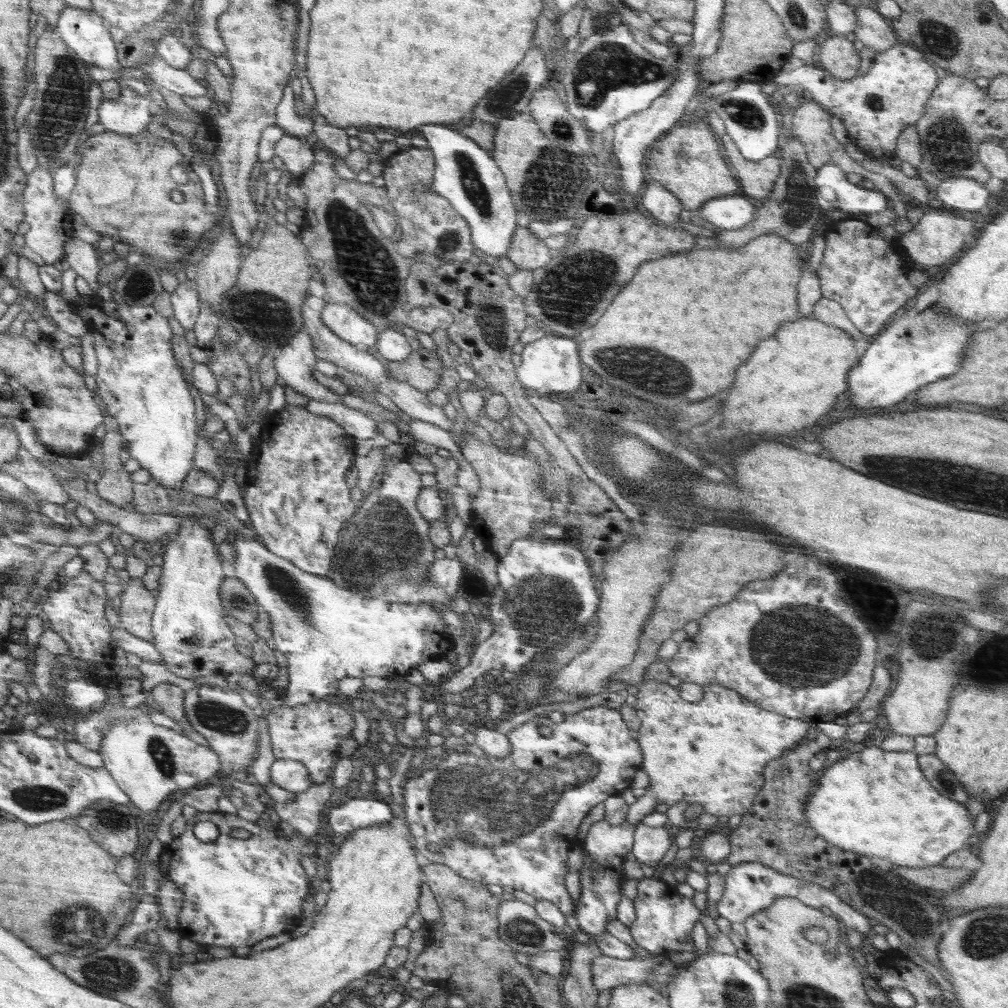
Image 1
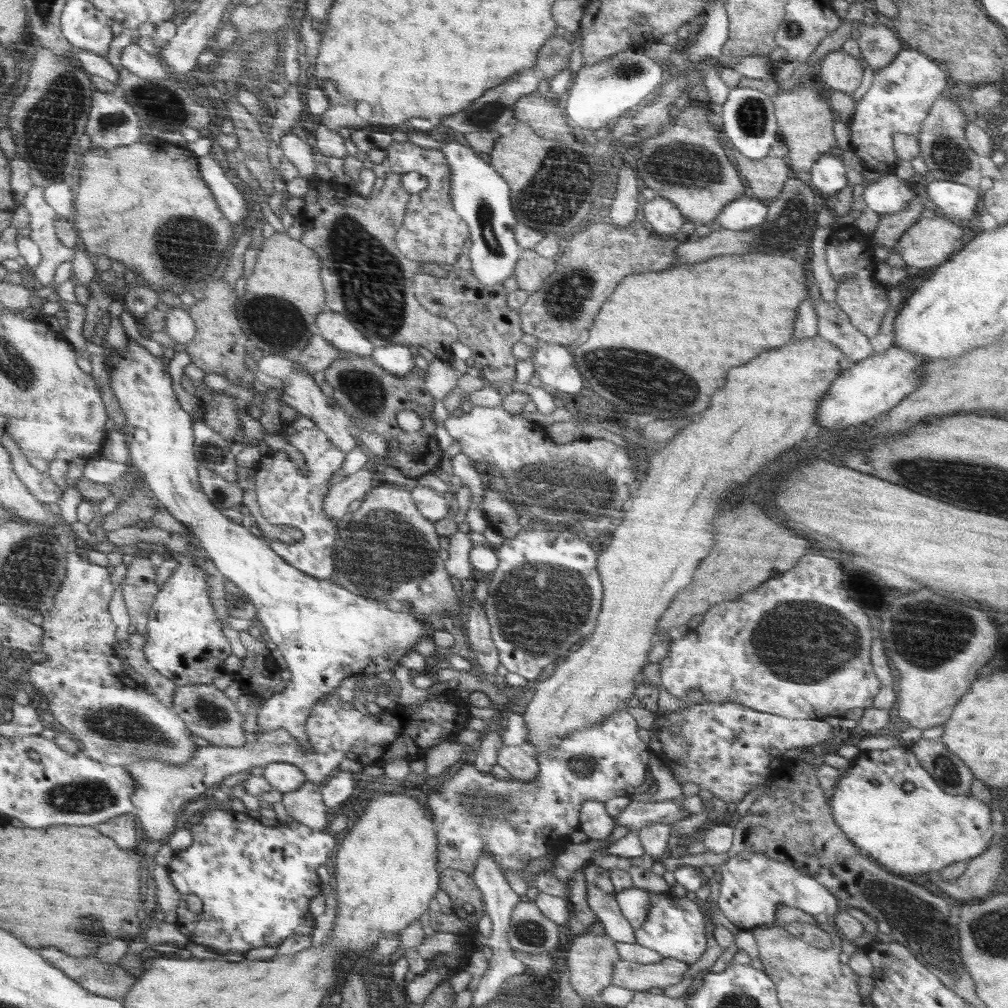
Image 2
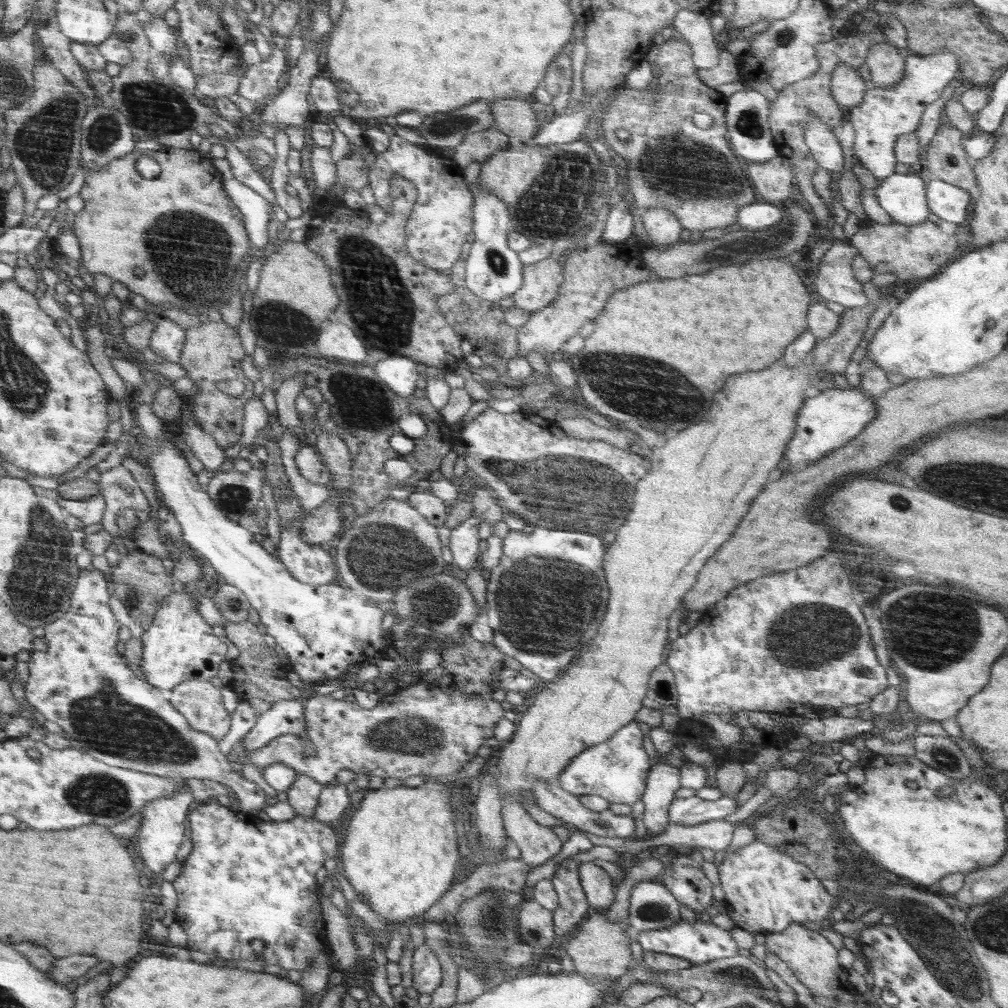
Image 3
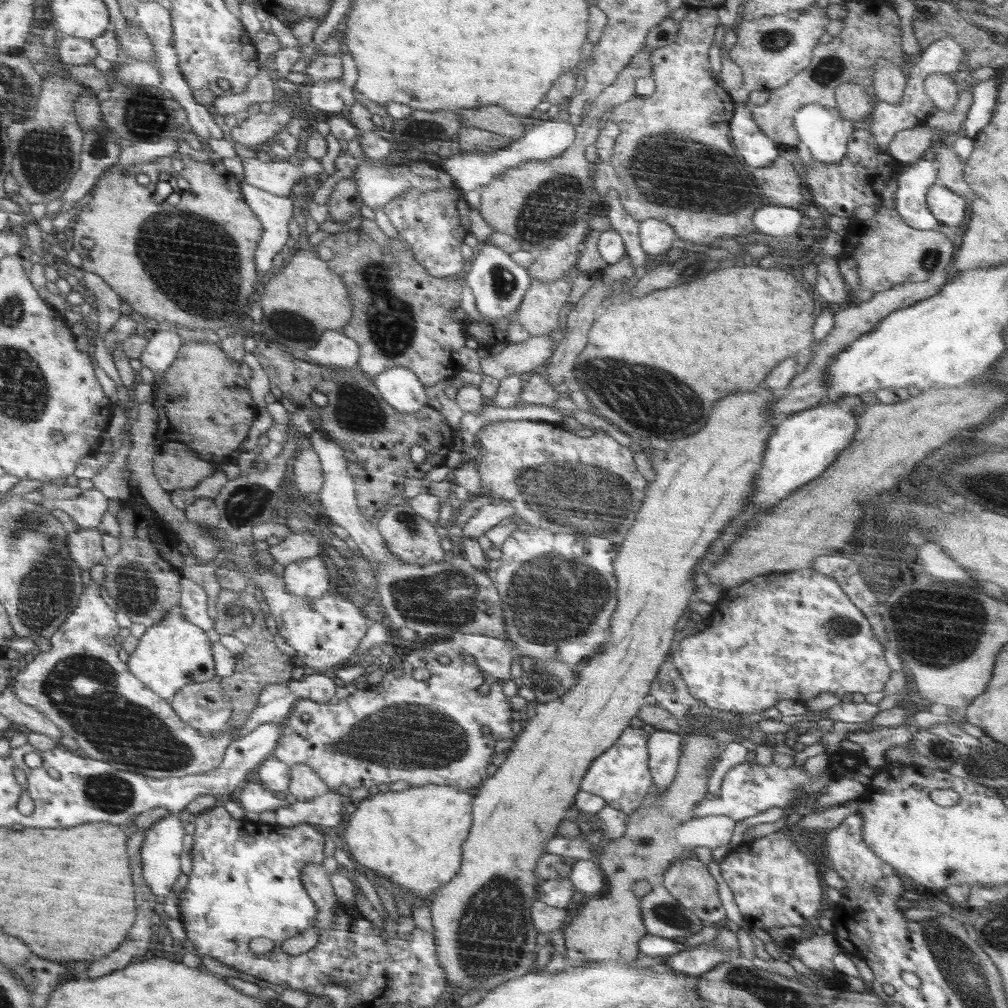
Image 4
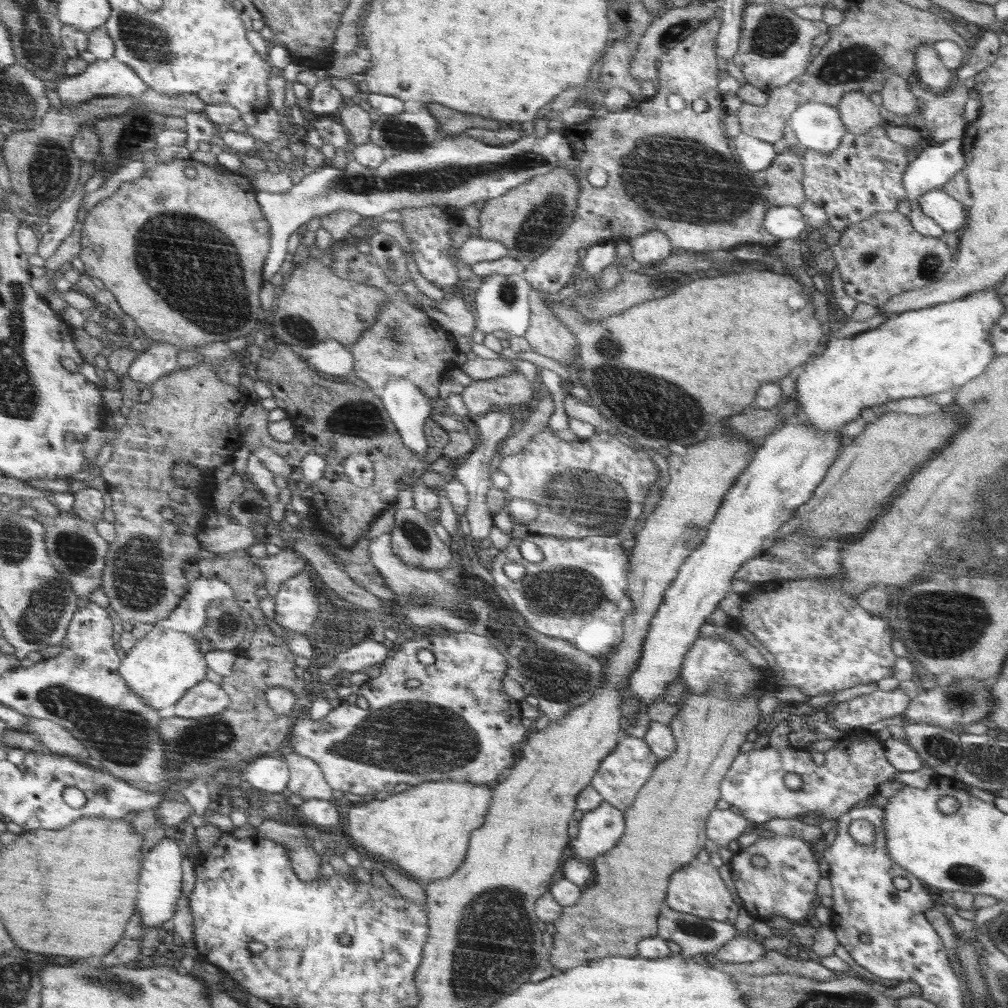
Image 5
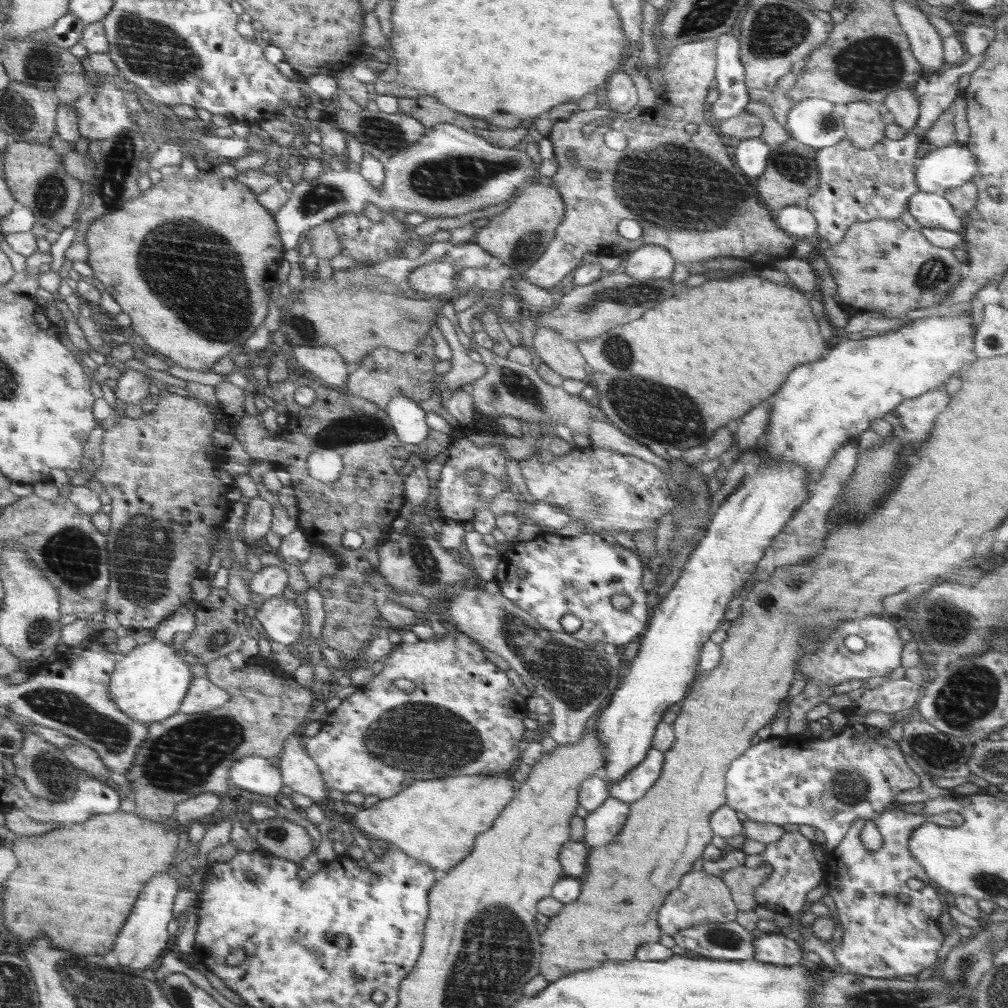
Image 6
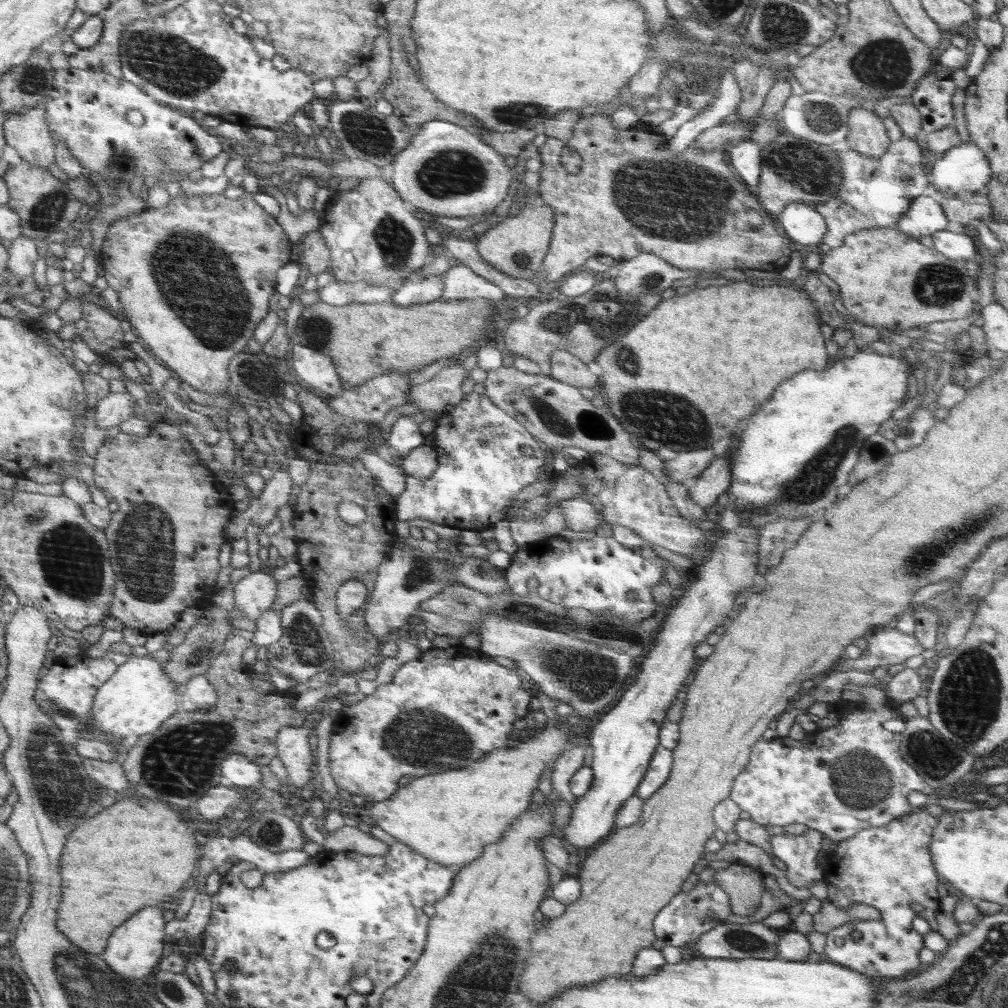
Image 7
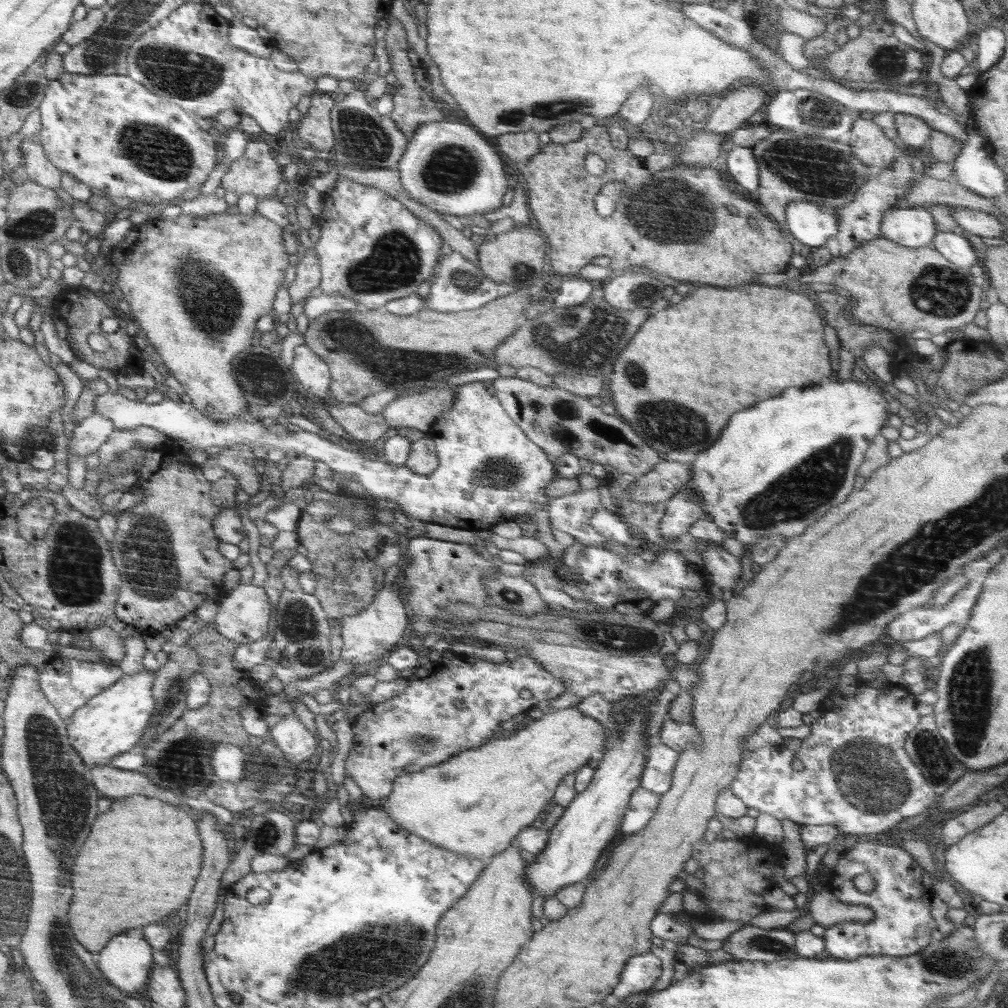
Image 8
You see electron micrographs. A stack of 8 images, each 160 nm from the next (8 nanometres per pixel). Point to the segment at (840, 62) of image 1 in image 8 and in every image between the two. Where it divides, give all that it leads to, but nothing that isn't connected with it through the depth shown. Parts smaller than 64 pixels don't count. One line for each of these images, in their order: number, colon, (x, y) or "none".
2: (842, 71)
3: (848, 88)
4: (852, 102)
5: (859, 114)
6: (864, 126)
7: (866, 134)
8: (870, 145)

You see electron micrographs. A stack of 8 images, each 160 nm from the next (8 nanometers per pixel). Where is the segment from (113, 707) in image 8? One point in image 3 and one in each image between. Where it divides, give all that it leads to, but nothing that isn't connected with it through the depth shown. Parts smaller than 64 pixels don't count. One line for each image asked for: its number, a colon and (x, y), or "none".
3: (179, 645)
4: (174, 653)
5: (161, 667)
6: (149, 684)
7: (139, 698)

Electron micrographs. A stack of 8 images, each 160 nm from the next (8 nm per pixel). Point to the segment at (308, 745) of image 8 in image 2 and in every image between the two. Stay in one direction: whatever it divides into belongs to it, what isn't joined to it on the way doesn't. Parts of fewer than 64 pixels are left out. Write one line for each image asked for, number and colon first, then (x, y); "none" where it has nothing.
2: (305, 804)
3: (303, 795)
4: (304, 784)
5: (306, 779)
6: (298, 770)
7: (293, 747)

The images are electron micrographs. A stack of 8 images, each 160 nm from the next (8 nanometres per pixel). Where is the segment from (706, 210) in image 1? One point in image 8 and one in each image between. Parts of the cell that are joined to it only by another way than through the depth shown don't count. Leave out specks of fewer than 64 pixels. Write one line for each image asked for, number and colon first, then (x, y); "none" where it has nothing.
2: (743, 213)
3: (761, 215)
4: (777, 221)
5: (787, 221)
6: (796, 220)
7: (801, 223)
8: (812, 224)

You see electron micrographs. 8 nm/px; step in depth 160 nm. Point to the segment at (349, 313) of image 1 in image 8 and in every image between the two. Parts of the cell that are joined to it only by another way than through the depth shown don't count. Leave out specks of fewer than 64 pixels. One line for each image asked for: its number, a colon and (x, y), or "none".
2: (333, 327)
3: (336, 341)
4: (334, 347)
5: (330, 357)
6: (325, 363)
7: (315, 371)
8: (311, 371)

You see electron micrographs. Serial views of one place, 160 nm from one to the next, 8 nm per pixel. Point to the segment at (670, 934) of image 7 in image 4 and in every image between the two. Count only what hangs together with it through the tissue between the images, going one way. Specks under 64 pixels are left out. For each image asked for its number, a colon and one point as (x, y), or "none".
4: (687, 880)
5: (697, 888)
6: (700, 898)

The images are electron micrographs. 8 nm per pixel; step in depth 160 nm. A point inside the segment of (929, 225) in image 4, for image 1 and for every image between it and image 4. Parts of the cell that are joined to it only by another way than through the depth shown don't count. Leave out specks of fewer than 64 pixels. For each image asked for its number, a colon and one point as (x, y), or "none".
1: (835, 194)
2: (890, 194)
3: (902, 196)

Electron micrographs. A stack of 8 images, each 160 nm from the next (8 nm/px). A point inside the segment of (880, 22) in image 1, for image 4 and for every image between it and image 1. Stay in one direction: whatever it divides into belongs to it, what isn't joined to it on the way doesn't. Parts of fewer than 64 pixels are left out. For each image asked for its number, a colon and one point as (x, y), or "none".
2: (878, 45)
3: (886, 64)
4: (889, 82)

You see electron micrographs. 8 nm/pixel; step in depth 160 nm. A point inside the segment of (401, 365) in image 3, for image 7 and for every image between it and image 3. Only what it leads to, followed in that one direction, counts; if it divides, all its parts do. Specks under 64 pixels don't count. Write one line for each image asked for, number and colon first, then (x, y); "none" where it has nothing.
4: (399, 386)
5: (409, 409)
6: (408, 419)
7: (405, 435)

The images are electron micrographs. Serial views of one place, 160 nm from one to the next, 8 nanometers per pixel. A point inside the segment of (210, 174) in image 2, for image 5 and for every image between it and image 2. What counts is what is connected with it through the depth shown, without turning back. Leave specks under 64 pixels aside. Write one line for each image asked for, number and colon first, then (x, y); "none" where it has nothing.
3: (255, 209)
4: (274, 211)
5: (456, 171)

